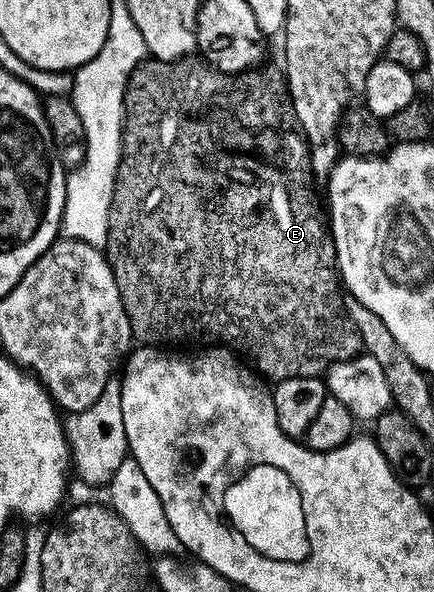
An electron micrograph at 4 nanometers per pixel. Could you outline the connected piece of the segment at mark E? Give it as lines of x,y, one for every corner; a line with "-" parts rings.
153,57
147,58
139,63
138,68
130,75
130,80
124,93
122,102
122,156
120,165
116,173
114,182
114,192
110,202
110,216
108,217
108,237
104,254
110,263
110,268
116,281
116,289
120,293
120,301
124,305
124,313
128,313
130,318
130,333
135,340
141,341
146,345
182,345
178,343
219,343
219,348
229,349
235,356
241,357
259,376
265,377
270,381
287,379
288,377
308,377
316,375
325,376
330,368
335,367
337,363
343,363
349,359
356,358
357,355
363,354
362,338
352,325
352,321
346,312
343,292
340,290
339,272
335,262
334,242
327,224
324,222
324,215
318,212
318,199
314,196
314,186
316,180
313,171
310,170
310,147
306,143
306,138
302,136
302,128
298,125
296,109
292,105
290,91
286,88
286,80
283,72
262,71
263,69
251,69
243,71
241,75
229,75
220,69
216,69
211,63
206,62
201,57
187,57
184,59
173,59
172,61
160,61

